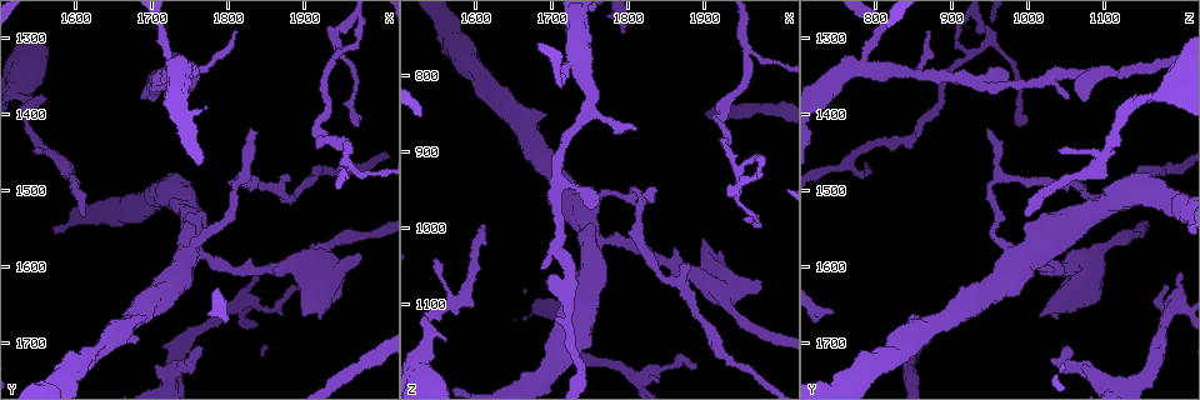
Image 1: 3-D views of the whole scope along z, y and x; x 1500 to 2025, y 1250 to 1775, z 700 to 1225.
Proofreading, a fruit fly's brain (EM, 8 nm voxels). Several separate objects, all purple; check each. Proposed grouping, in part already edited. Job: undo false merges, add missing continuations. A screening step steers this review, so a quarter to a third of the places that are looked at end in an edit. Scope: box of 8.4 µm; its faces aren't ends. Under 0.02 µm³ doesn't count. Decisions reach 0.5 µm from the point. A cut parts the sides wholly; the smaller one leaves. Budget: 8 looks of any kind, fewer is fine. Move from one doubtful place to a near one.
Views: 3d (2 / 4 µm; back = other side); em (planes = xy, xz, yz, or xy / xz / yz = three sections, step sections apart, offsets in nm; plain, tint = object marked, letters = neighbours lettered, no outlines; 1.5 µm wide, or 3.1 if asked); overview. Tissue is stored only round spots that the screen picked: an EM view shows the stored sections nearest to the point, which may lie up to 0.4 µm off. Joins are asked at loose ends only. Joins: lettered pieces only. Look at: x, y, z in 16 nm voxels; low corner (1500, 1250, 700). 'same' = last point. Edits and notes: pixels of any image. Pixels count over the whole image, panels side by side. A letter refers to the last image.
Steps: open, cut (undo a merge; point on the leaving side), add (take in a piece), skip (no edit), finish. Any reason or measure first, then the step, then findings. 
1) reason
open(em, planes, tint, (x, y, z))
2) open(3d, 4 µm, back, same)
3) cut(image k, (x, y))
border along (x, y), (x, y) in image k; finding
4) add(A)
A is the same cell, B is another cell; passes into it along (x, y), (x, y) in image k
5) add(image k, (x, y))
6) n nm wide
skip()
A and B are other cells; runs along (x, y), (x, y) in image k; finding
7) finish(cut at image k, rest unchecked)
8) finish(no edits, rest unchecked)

tapers out
open(3d, 2 µm, (1830, 1420, 950))

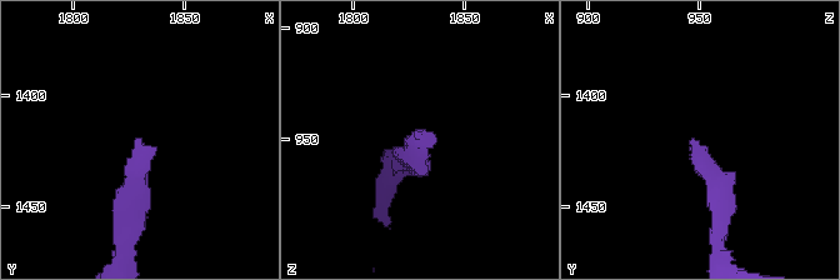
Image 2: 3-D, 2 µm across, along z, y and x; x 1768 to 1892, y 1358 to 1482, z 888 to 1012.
open(em, planes, plain, (1828, 1419, 947))

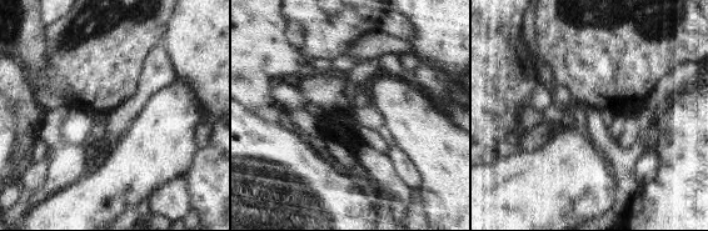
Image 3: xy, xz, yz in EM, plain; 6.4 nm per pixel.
open(em, planes, letters, same)

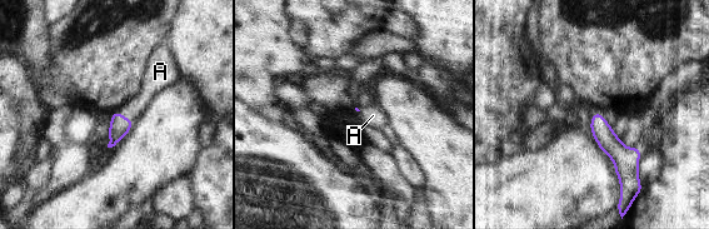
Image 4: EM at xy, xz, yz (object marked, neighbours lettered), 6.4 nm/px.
add(A)
A is the same cell; it goes on there

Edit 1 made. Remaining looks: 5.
open(overview)

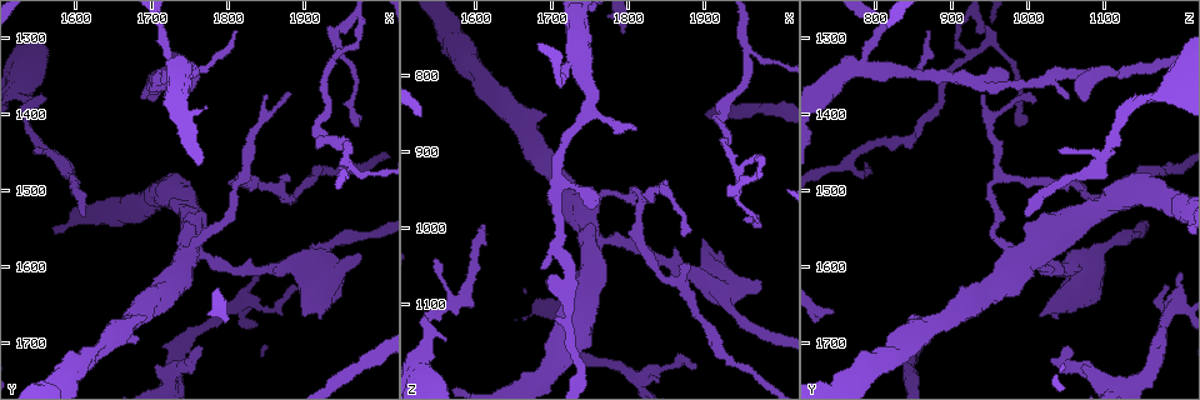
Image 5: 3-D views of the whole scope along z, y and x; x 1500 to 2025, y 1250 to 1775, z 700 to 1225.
an open end
open(3d, 2 µm, (1615, 1535, 1000))

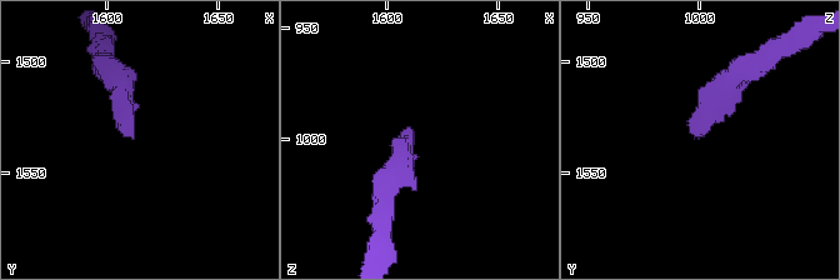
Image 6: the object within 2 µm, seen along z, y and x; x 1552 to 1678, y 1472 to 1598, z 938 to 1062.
open(em, planes, plain, (1612, 1534, 999))

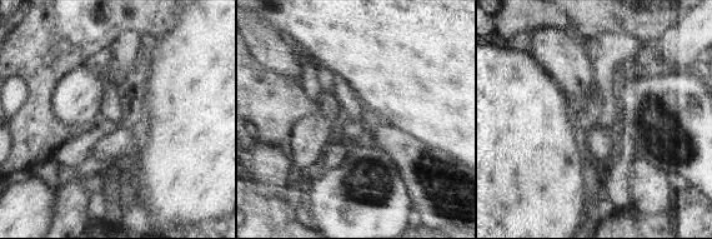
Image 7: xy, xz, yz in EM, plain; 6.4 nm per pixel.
open(em, planes, letters, same)

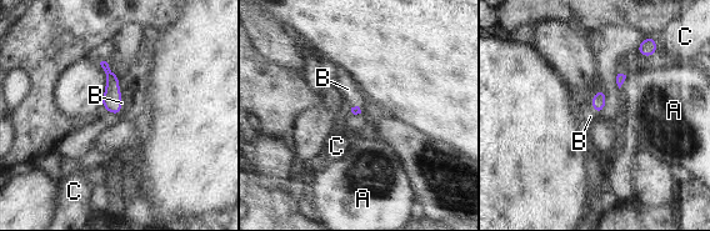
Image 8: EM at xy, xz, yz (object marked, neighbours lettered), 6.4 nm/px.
add(B)
B is the same cell, A and C are other cells; passes into it along (599, 100), (593, 109), (590, 116) in image 8; it goes on there

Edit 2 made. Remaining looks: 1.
finish(add at image 4, add at image 8, rest unchecked)

